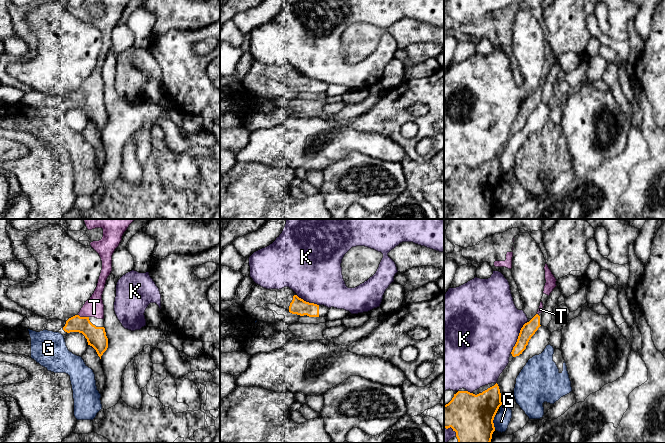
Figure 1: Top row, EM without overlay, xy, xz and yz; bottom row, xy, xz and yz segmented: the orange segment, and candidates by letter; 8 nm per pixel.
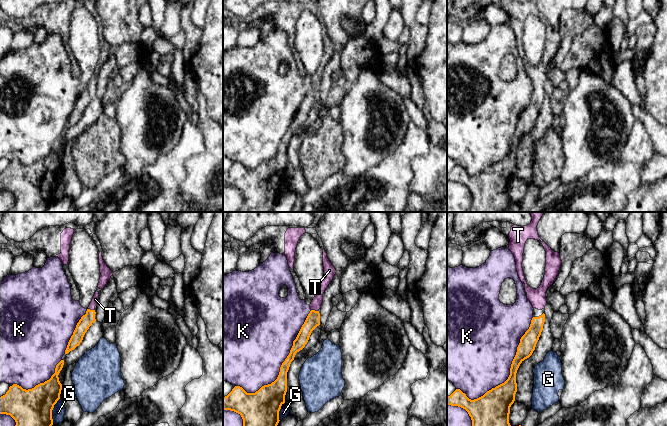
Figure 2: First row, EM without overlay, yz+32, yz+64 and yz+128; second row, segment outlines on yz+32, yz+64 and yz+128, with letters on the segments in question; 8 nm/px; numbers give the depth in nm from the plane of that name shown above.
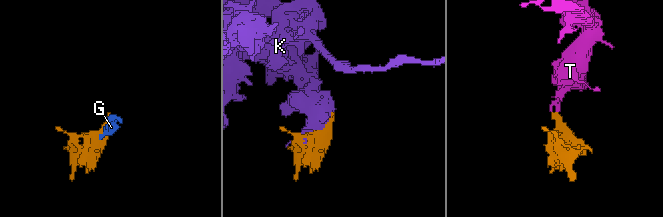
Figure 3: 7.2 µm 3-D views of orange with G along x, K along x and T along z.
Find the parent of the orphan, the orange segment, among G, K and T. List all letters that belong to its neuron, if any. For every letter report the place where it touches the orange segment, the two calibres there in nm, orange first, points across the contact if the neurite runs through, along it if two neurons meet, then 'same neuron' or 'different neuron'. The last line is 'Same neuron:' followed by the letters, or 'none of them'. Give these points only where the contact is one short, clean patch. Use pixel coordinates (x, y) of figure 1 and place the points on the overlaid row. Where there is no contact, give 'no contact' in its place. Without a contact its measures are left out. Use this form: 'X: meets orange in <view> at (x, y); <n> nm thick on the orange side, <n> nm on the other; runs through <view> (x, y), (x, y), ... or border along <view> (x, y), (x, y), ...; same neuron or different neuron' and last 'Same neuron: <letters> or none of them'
G: meets orange in yz at (492, 422); 360 nm thick on the orange side, 130 nm on the other; different neuron
K: meets orange in yz at (519, 335); 110 nm thick on the orange side, 480 nm on the other; different neuron
T: meets orange in xy at (83, 317); 160 nm thick on the orange side, 160 nm on the other; runs through xy (96, 337), (83, 324), (83, 317), (94, 307); same neuron
Same neuron: T

